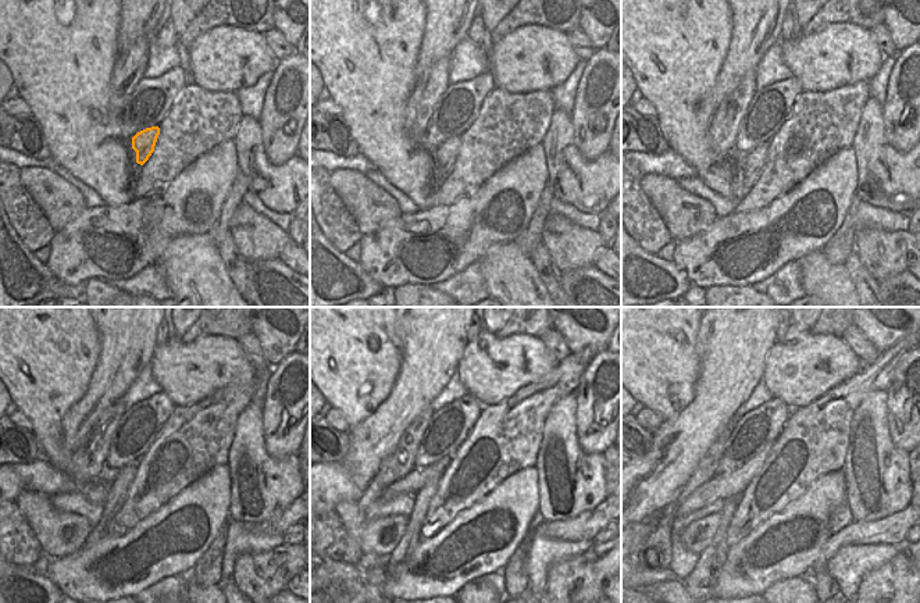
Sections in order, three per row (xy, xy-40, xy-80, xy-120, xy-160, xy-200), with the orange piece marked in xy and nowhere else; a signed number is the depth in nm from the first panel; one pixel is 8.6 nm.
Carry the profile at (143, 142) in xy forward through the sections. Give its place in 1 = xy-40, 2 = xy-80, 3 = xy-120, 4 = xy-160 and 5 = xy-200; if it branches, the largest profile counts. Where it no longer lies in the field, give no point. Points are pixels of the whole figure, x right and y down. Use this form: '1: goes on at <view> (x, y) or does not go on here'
1: goes on at xy-40 (445, 156)
2: goes on at xy-80 (752, 163)
3: goes on at xy-120 (118, 488)
4: goes on at xy-160 (410, 538)
5: goes on at xy-200 (716, 552)

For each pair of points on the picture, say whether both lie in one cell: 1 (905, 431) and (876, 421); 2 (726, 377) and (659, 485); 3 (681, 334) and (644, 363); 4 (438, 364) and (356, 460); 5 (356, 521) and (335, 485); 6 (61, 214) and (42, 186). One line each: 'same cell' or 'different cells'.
1: different cells
2: same cell
3: same cell
4: same cell
5: different cells
6: same cell

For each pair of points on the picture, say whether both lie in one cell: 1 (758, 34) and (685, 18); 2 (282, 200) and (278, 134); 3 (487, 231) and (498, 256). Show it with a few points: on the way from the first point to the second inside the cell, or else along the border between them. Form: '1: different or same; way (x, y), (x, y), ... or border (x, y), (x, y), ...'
1: different; border (731, 14), (731, 40), (723, 60)
2: different; border (261, 138), (271, 163), (284, 164), (295, 156)
3: different; border (514, 241), (494, 243), (480, 260)

